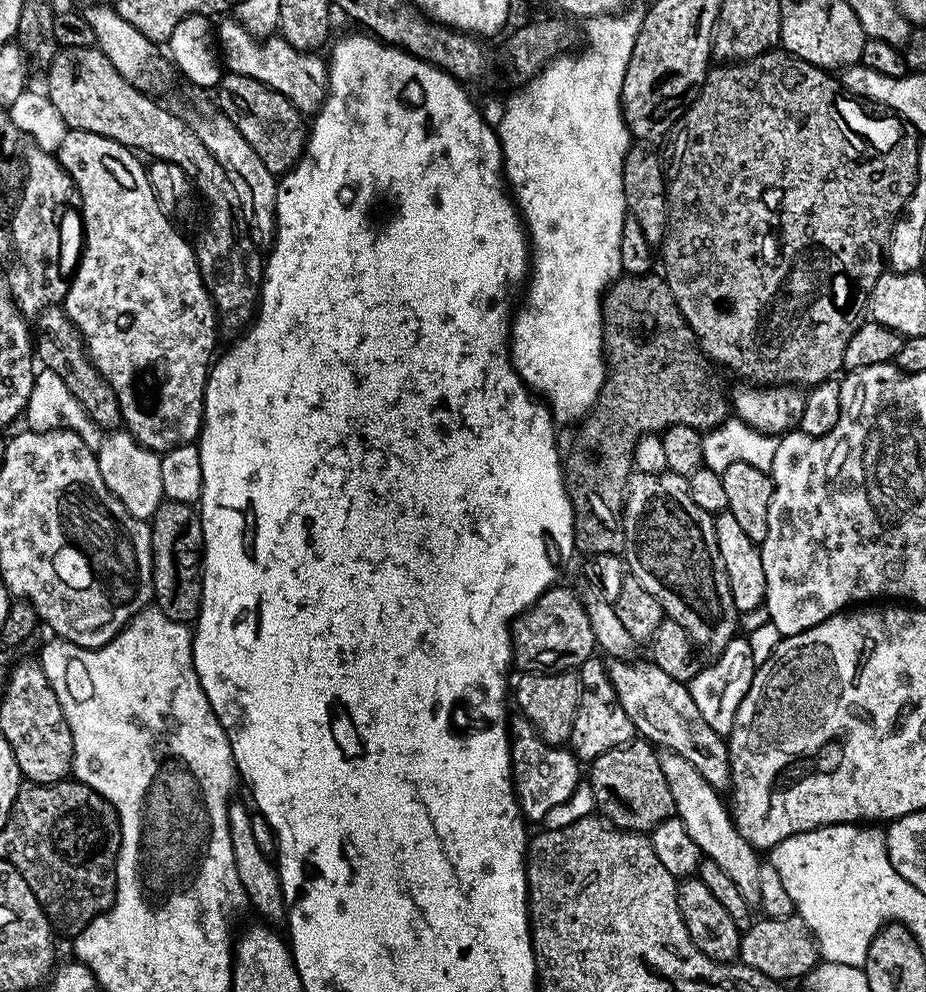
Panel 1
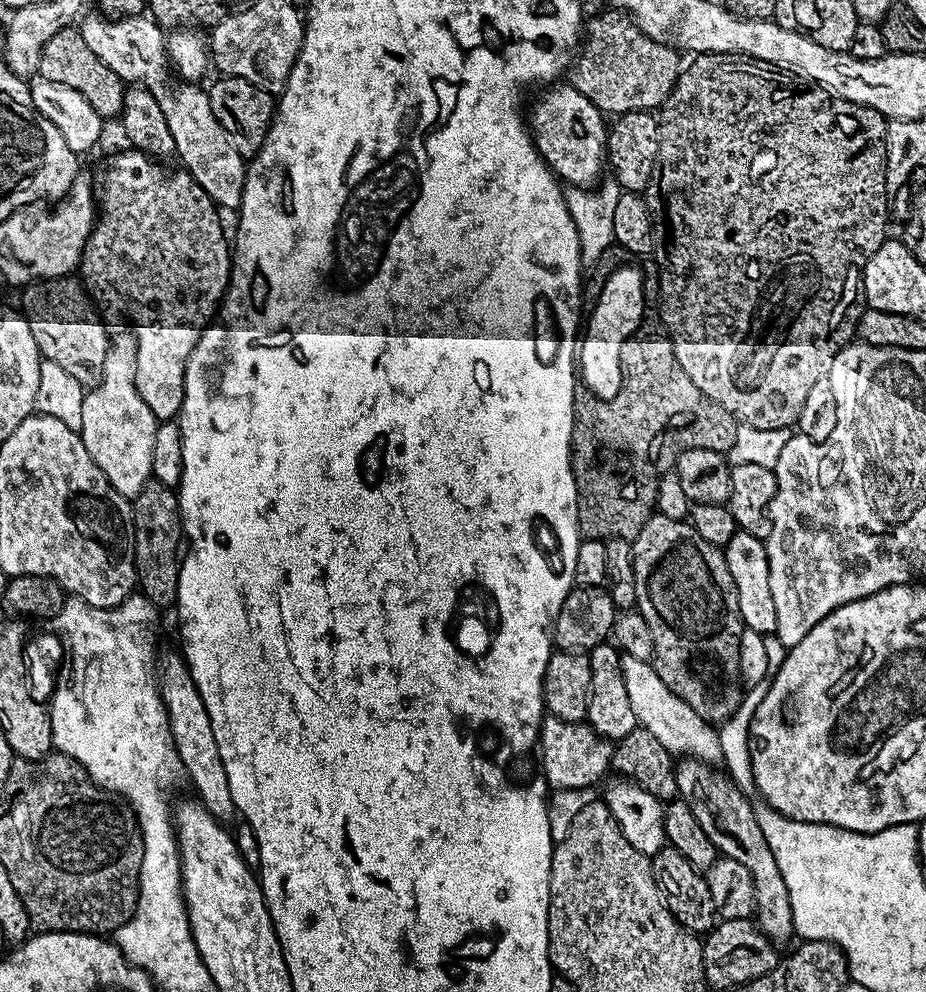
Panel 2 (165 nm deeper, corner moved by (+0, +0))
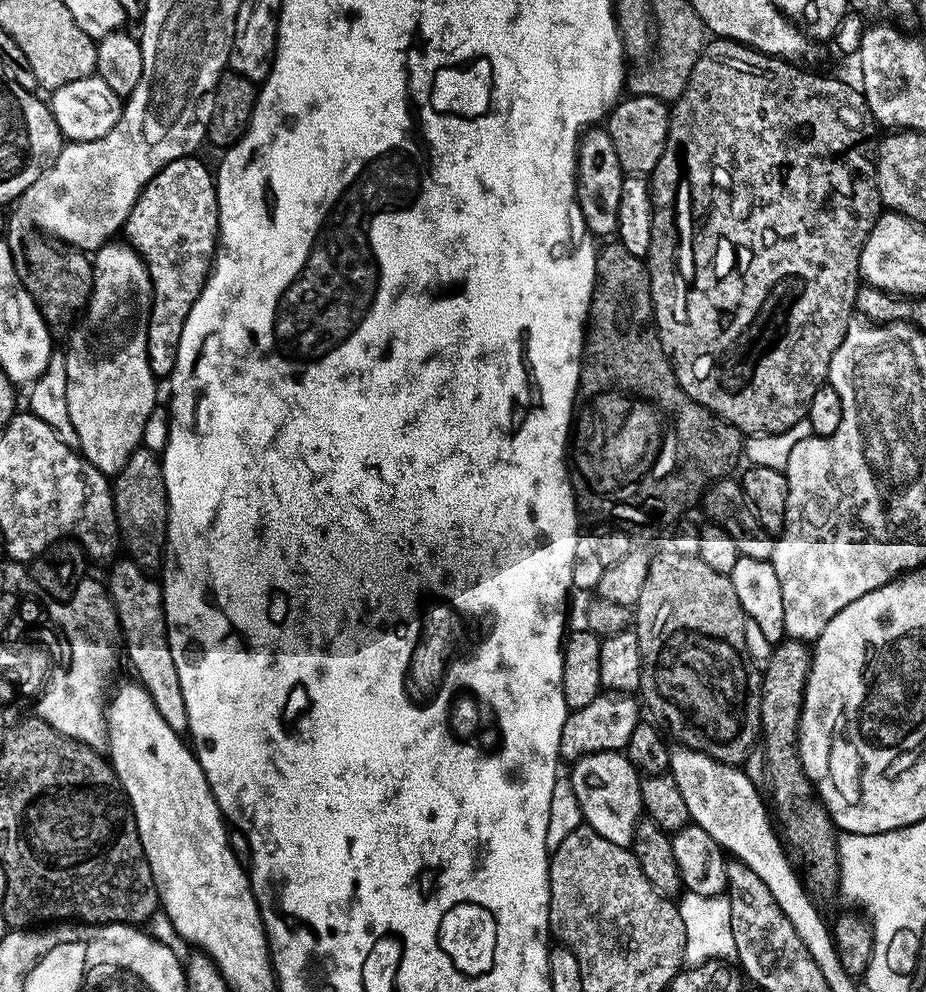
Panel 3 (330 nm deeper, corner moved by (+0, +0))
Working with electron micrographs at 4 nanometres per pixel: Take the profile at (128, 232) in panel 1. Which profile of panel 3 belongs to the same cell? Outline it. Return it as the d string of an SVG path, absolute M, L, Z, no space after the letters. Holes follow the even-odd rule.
M193 154L171 160L140 191L122 229L123 235L128 235L125 236L127 243L144 259L152 279L148 361L157 378L171 377L178 338L182 338L182 326L186 326L186 314L190 314L190 306L194 306L208 280L220 235L214 172L198 157Z

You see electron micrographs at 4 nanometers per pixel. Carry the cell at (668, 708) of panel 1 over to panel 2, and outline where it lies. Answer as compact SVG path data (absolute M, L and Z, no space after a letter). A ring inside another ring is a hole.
M681 759L676 765L677 793L692 807L694 818L702 822L702 830L706 830L710 842L714 842L717 853L734 858L734 862L742 862L742 866L750 870L756 895L755 923L773 944L783 946L788 939L793 939L796 927L794 914L790 910L790 894L786 890L786 882L782 882L782 870L778 870L778 862L774 862L774 854L770 854L770 846L762 835L762 826L758 826L749 793L743 792L723 771L716 770L702 760Z

